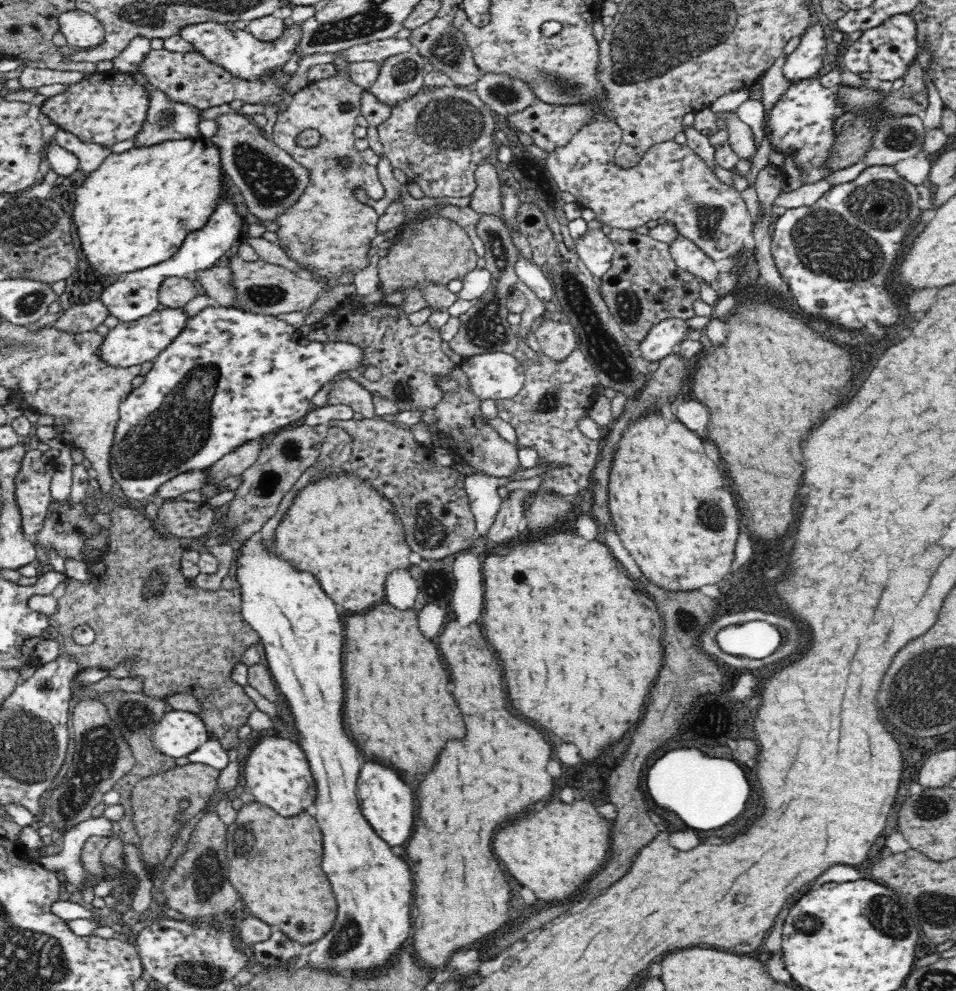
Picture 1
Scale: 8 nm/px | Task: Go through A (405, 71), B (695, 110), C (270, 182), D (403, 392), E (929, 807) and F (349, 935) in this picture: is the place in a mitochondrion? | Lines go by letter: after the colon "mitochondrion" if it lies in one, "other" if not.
A: mitochondrion
B: other
C: mitochondrion
D: mitochondrion
E: mitochondrion
F: mitochondrion

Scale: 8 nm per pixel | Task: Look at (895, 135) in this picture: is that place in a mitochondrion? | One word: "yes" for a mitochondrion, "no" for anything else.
yes

